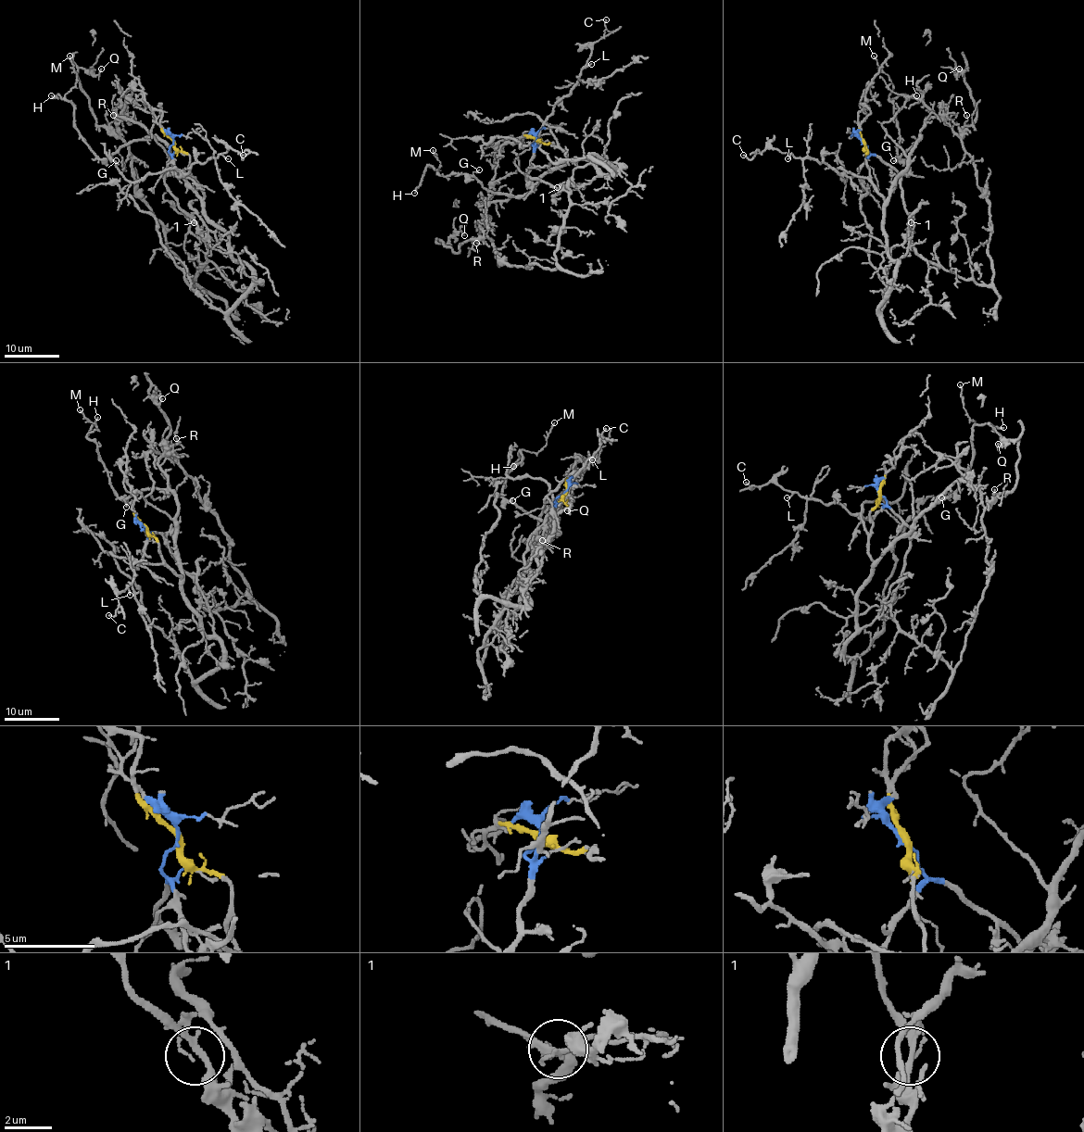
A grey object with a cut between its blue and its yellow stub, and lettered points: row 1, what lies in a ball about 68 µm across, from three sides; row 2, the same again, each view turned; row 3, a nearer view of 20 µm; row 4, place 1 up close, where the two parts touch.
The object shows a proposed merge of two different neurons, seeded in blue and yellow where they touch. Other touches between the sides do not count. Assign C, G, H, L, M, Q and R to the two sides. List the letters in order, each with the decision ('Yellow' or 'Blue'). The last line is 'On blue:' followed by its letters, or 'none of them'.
C: Blue
G: Yellow
H: Yellow
L: Blue
M: Yellow
Q: Blue
R: Blue
On blue: C, L, Q, R

